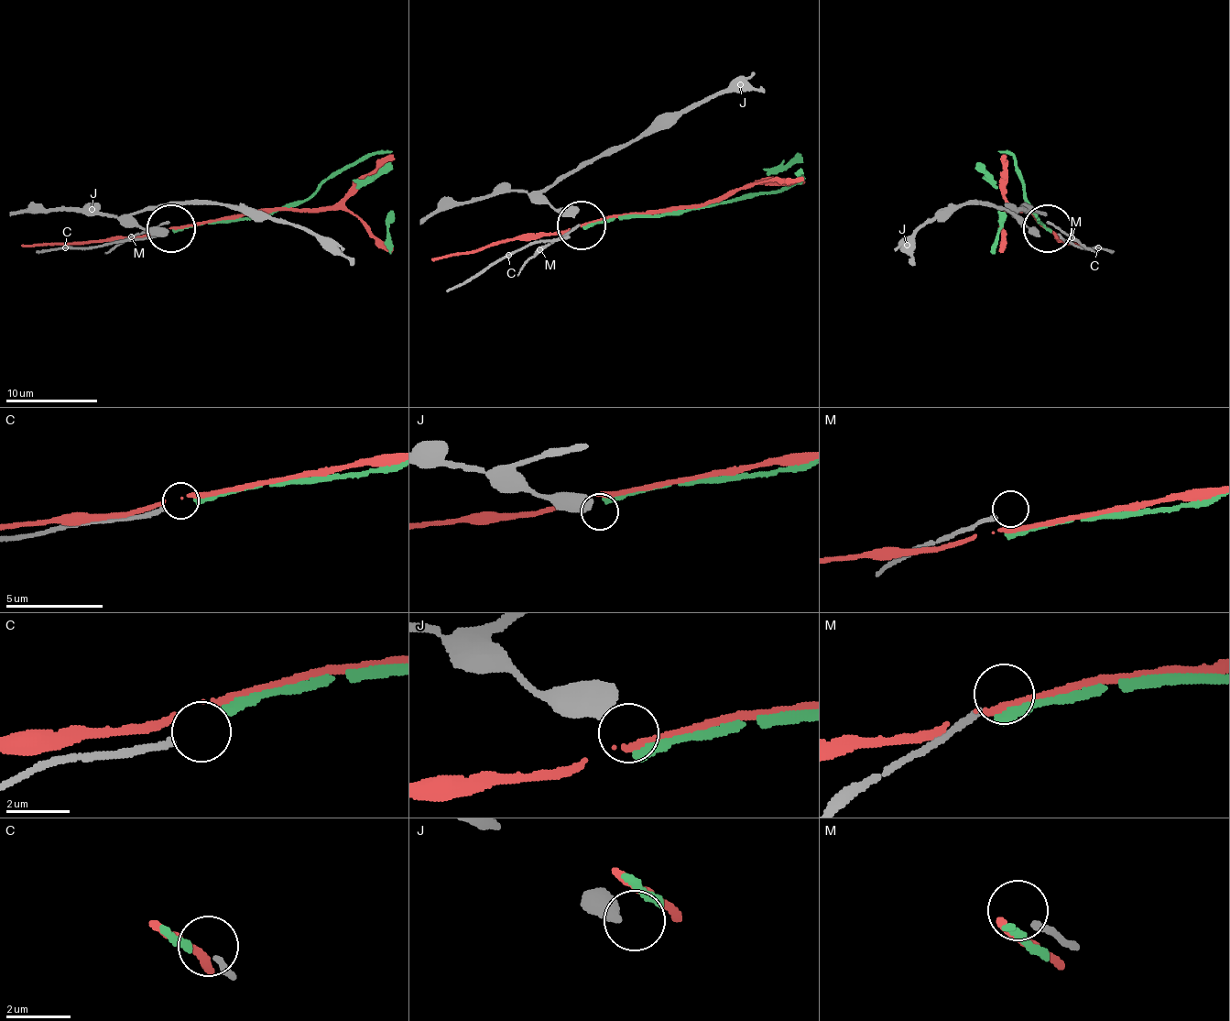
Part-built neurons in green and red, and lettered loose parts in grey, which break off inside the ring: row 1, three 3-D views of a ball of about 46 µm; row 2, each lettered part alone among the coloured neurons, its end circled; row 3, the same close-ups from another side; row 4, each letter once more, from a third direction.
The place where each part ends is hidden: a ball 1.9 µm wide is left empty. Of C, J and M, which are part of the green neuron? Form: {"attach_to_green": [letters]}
{"attach_to_green": ["C"]}

